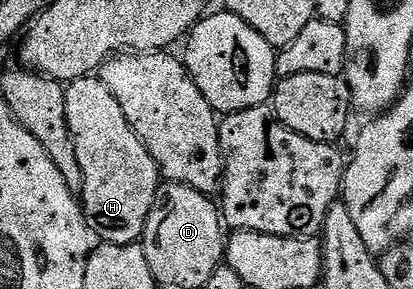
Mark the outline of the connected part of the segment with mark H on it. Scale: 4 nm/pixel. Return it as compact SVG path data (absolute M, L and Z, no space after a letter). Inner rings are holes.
M97 77L75 79L65 87L67 125L75 141L75 157L83 169L79 202L94 236L103 243L127 245L144 236L145 222L163 176L143 141L131 129L119 101Z

